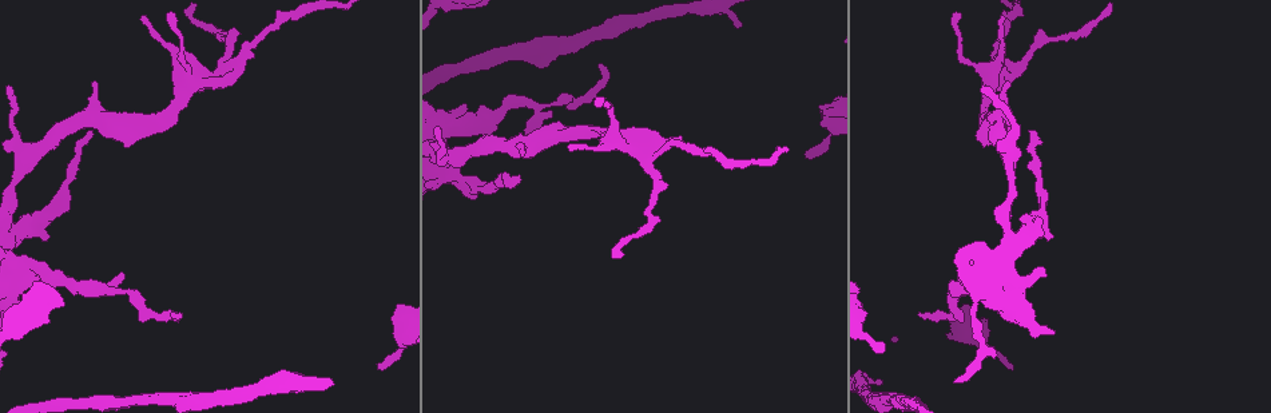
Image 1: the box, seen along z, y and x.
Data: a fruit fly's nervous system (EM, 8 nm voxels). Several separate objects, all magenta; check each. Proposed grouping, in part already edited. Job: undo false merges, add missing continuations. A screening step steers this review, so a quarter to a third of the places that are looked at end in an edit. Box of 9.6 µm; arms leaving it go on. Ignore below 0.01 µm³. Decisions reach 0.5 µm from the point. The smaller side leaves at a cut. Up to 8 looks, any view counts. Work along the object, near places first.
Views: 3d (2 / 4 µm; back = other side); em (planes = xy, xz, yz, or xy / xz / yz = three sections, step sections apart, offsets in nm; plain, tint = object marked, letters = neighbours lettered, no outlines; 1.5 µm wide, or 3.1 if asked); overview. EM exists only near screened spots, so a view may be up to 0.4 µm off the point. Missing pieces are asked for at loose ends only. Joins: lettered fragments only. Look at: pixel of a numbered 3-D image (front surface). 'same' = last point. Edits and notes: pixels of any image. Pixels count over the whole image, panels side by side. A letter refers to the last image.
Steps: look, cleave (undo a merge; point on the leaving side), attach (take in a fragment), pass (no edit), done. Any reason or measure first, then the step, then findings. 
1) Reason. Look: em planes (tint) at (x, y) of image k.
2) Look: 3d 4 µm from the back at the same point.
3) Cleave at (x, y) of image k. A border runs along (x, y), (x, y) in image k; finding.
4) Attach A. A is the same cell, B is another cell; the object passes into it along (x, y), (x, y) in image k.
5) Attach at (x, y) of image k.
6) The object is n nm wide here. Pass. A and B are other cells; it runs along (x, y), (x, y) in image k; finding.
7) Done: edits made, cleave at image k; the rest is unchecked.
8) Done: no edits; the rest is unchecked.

An open end. Look: 3d 4 µm from the back at (806, 154) of image 1.

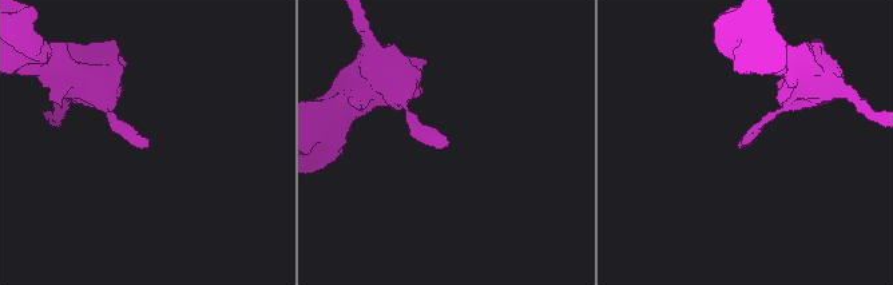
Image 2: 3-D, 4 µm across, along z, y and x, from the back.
Now the EM. Look: em xz step 4 (tint) at (741, 142) of image 2.

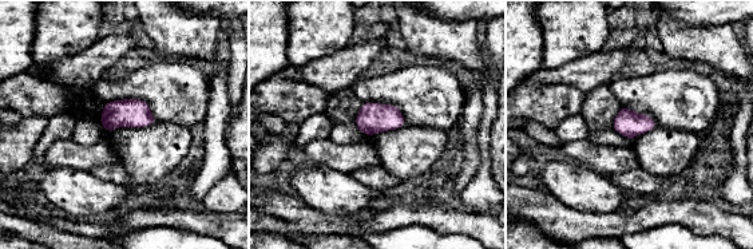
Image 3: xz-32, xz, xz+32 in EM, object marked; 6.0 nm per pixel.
Look: em planes (letters) at the same point.

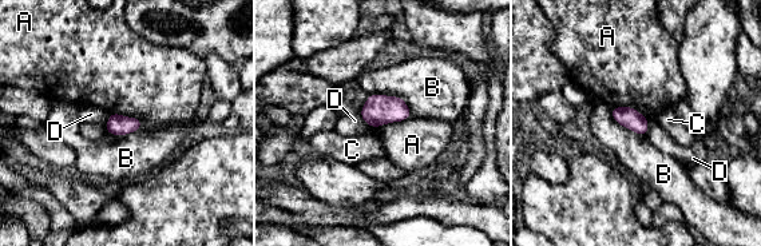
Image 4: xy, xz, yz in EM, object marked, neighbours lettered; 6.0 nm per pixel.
The object is 130 nm wide here. Pass. A, B, C and D are other cells; none of them fits.

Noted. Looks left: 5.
Thin end. Look: em planes (tint) at (170, 315) of image 1.

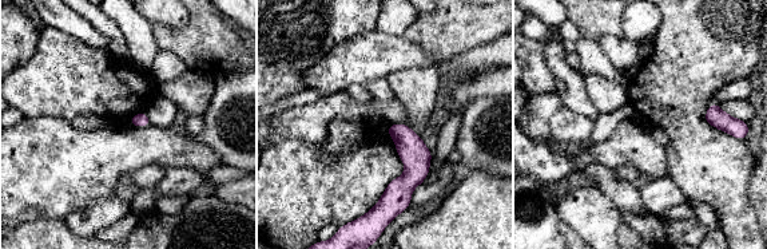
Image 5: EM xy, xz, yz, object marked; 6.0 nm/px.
Look: em planes (letters) at the same point.

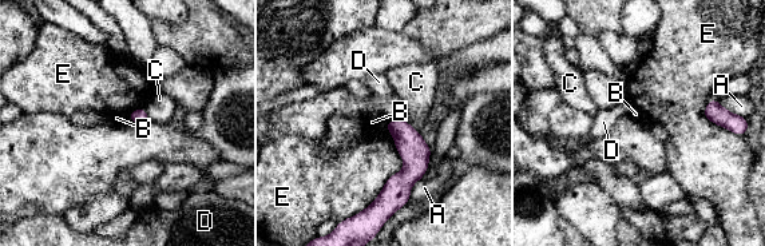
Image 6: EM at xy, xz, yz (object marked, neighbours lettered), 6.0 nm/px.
Pass. A, B, C, D and E are other cells; a border runs along (129, 115), (126, 119) in image 6; none of them fits.

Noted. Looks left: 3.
Look: 3d 4 µm at (120, 272) of image 1.

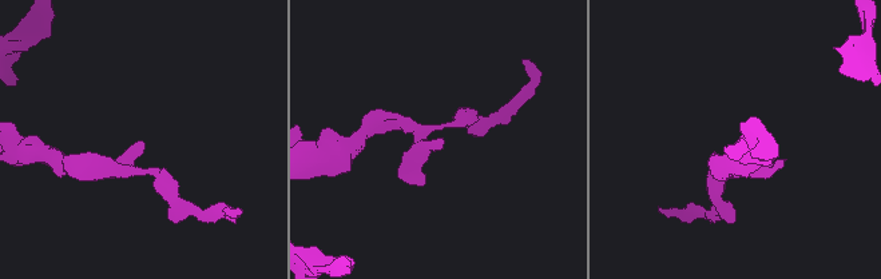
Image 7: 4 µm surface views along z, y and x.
3 arms meet here; the arms are 190, 190, 220 nm wide. Look: em xz step 4 (tint) at (144, 143) of image 7.

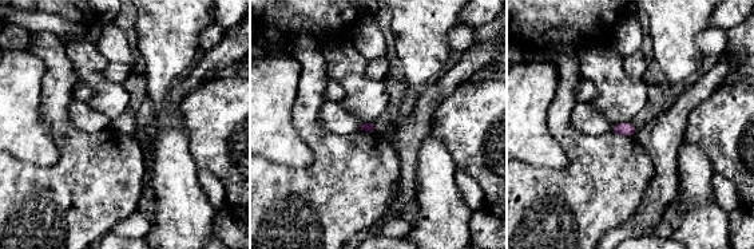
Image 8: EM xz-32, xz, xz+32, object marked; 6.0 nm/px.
Look: em yz step 8 (letters) at the same point.

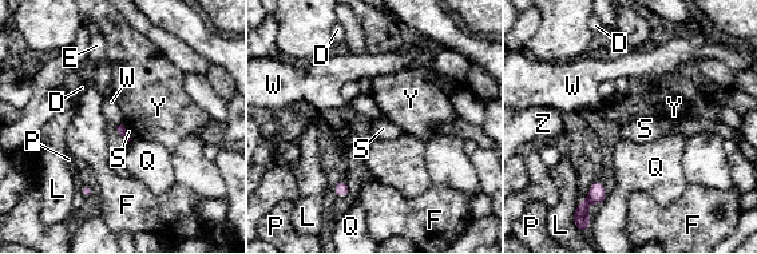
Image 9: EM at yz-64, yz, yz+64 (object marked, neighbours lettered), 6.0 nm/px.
Pass. D, E, F, L, P, Q, S, W, Y and Z are other cells; a border runs along (122, 123), (117, 126) in image 9; none of them fits.

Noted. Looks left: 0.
Done: no edits; the rest is unchecked.

